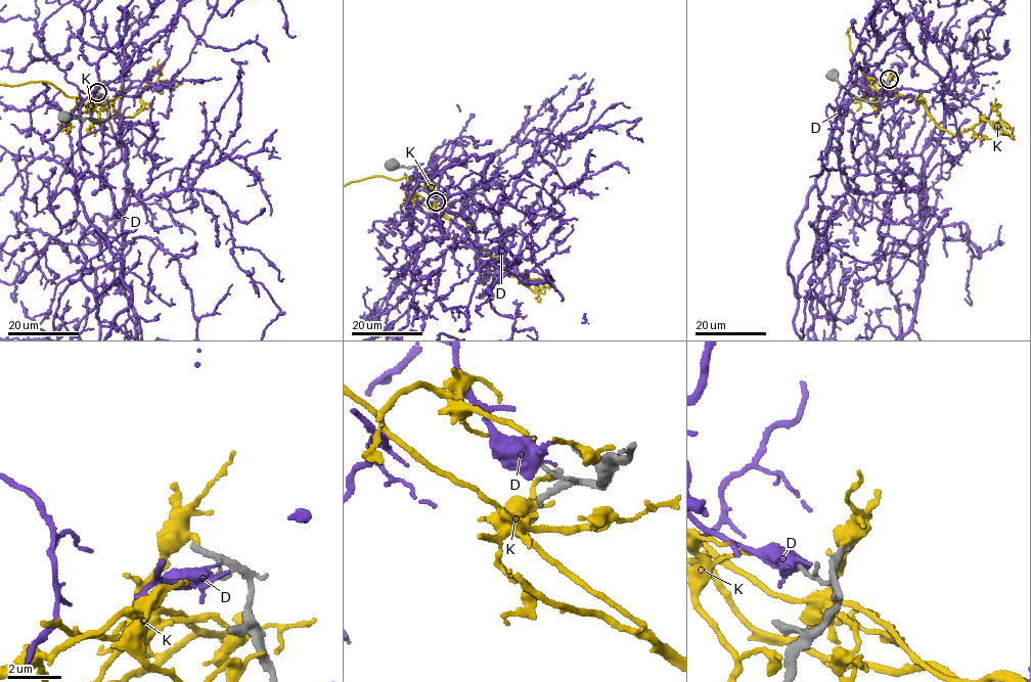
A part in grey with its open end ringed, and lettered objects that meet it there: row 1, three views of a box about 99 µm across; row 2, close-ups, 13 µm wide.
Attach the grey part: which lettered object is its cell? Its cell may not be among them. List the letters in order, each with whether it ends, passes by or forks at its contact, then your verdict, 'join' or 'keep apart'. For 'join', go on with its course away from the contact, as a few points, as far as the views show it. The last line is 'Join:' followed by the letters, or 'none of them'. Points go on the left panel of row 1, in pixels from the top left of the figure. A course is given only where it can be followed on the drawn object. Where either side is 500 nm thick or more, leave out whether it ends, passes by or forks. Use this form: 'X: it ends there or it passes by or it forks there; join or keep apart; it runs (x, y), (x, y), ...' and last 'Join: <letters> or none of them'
D: it ends there; keep apart
K: it ends there; keep apart
Join: none of them

